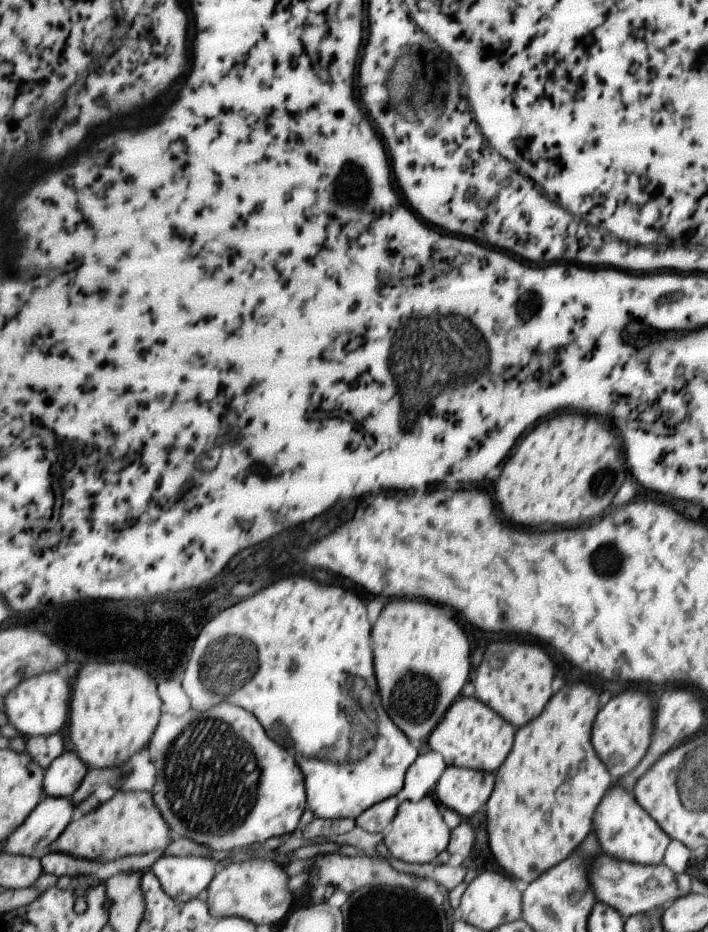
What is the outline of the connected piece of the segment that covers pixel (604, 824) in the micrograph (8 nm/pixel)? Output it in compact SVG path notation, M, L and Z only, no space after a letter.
M623 786L609 788L609 796L605 796L605 804L597 808L597 820L593 820L597 828L597 840L601 840L601 850L607 856L617 860L625 860L633 864L655 865L664 860L665 848L671 842L668 833L645 812L633 798L632 792Z

